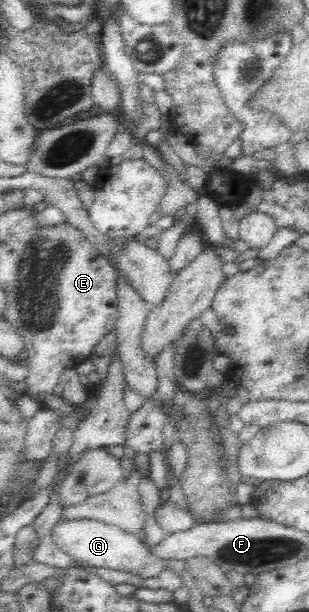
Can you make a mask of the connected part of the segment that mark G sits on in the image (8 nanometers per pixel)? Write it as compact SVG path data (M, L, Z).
M62 516L53 525L51 537L58 548L82 566L131 572L143 579L159 575L166 567L163 561L159 561L149 553L146 542L141 542L135 535L127 534L117 529L116 526L109 526L97 520L66 520Z

